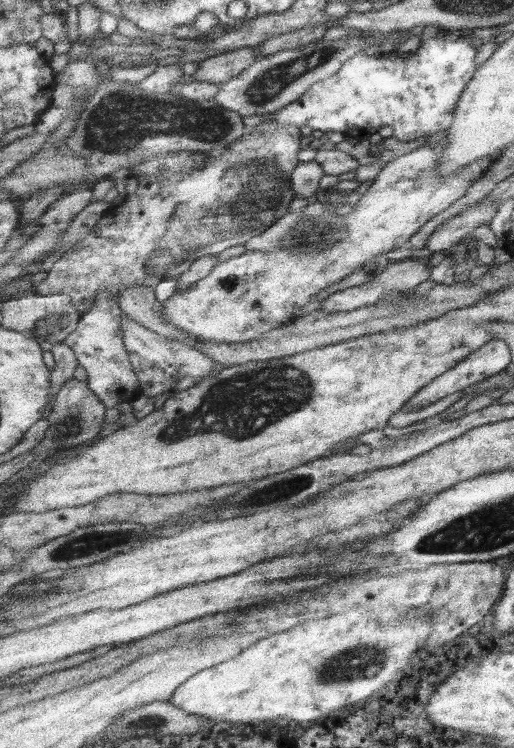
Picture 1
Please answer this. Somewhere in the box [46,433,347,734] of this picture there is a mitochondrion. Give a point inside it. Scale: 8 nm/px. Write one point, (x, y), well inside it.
(259, 498)

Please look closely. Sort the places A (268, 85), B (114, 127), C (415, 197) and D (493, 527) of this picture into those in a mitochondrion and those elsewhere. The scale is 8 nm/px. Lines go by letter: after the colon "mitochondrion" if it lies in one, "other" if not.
A: mitochondrion
B: mitochondrion
C: other
D: mitochondrion

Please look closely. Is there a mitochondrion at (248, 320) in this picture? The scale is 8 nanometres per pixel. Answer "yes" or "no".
no

